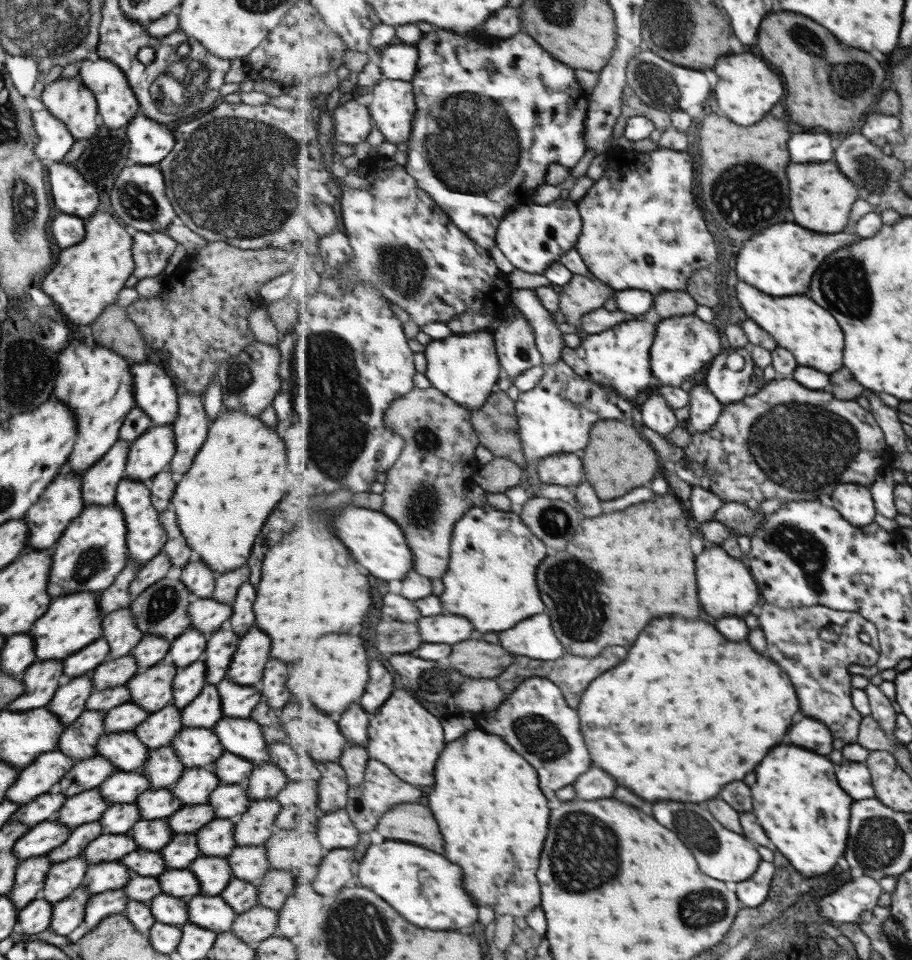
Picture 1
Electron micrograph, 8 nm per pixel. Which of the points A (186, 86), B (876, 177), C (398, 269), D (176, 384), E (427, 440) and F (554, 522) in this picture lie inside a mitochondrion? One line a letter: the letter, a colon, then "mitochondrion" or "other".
A: mitochondrion
B: mitochondrion
C: mitochondrion
D: other
E: mitochondrion
F: mitochondrion

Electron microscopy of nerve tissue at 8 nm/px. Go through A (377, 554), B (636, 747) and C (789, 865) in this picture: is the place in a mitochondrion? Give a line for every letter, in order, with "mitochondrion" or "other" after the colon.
A: other
B: other
C: other

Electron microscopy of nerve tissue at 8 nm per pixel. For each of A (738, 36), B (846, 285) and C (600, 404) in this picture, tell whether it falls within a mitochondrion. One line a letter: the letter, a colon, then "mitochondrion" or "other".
A: other
B: mitochondrion
C: other

